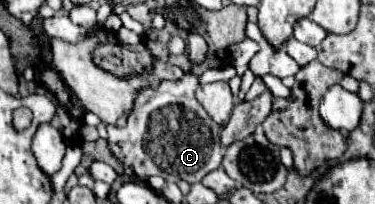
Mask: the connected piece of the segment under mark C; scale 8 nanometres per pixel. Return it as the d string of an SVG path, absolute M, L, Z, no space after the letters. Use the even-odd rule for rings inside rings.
M184 74L182 80L164 80L160 86L144 88L138 92L134 108L124 128L108 126L108 144L112 154L134 170L134 176L146 180L150 176L162 176L168 182L186 180L190 184L200 182L208 172L220 168L224 150L220 146L220 126L206 114L194 92L198 88L198 76ZM178 104L188 110L162 110Z

